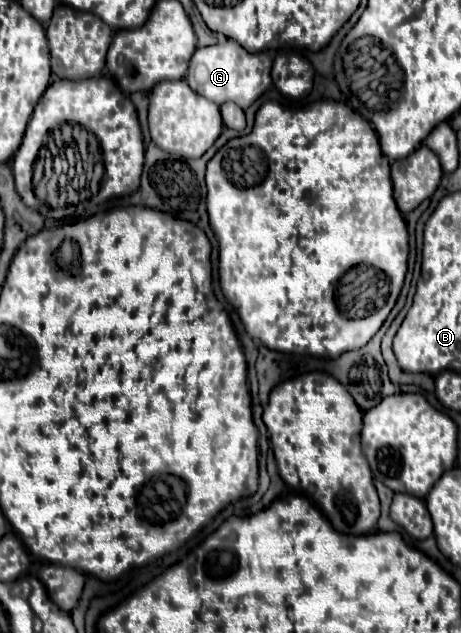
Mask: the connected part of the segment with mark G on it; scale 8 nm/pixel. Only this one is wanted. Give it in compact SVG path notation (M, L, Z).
M223 38L215 46L195 50L185 80L191 90L219 106L225 102L235 102L247 110L271 86L271 64L273 60L267 52L249 54L237 42Z

